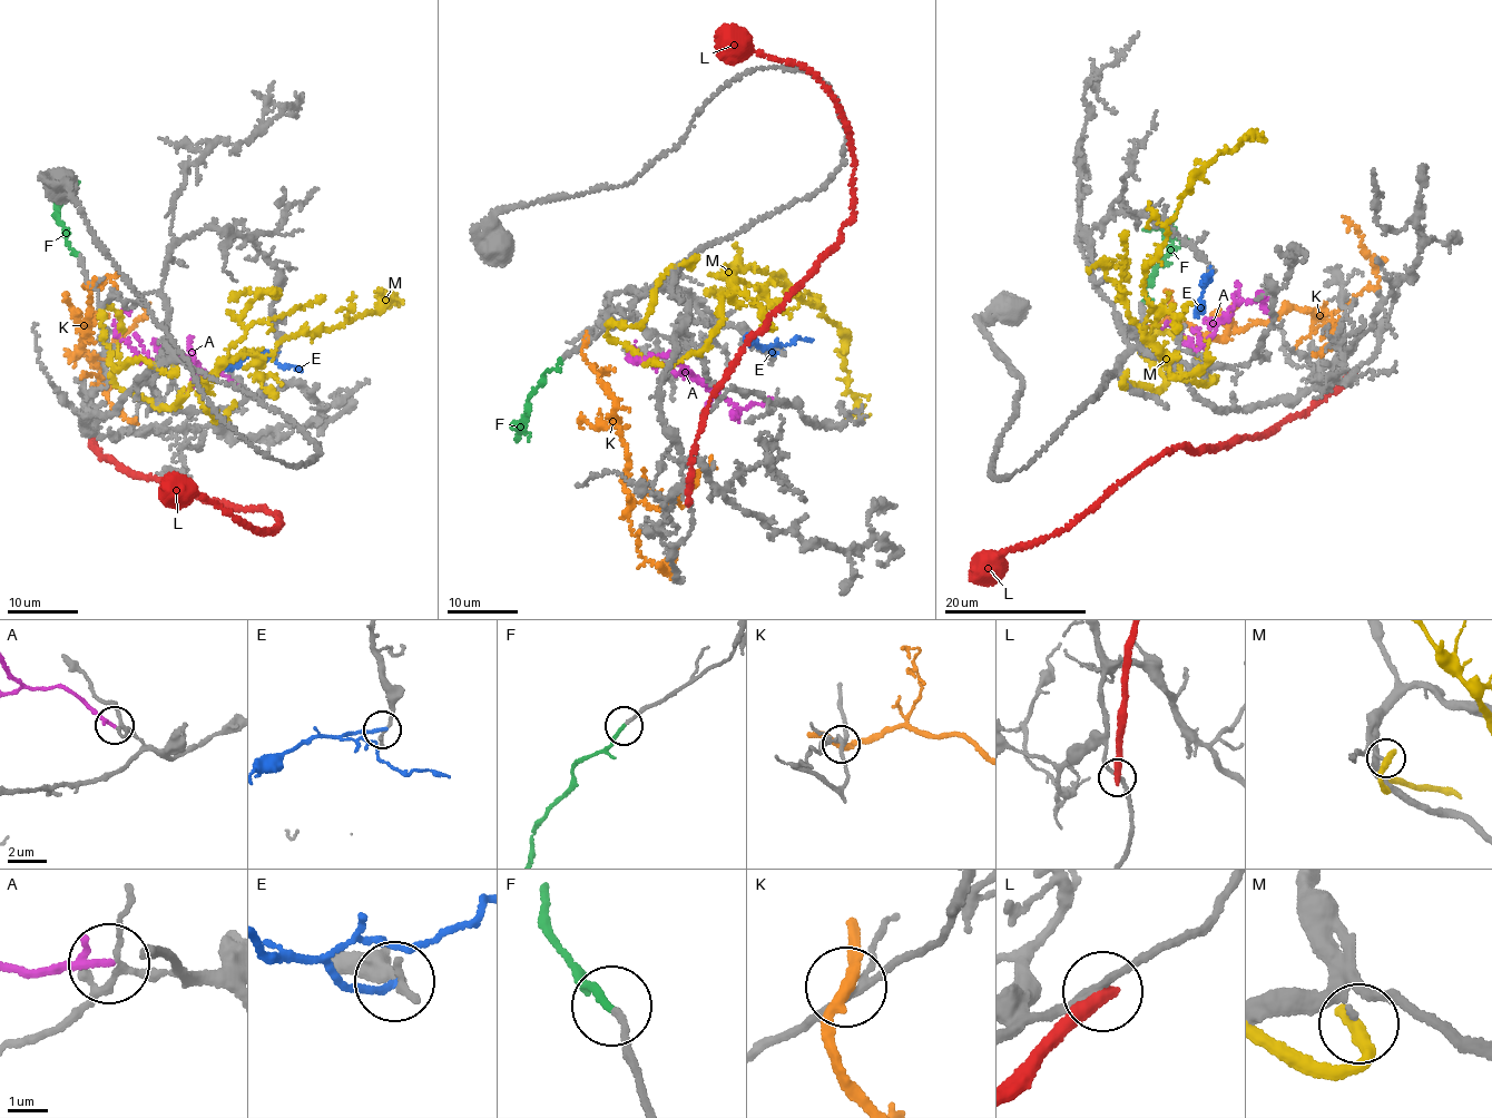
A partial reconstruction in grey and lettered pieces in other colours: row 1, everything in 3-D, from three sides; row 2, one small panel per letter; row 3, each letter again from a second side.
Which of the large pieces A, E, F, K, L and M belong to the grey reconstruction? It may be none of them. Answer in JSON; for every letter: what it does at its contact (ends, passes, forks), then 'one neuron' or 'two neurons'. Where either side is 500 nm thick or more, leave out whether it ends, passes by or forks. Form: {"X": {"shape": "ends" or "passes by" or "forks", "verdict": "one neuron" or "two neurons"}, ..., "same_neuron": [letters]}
{"A": {"shape": "ends", "verdict": "two neurons"}, "E": {"shape": "ends", "verdict": "two neurons"}, "F": {"shape": "ends", "verdict": "one neuron"}, "K": {"shape": "passes by", "verdict": "two neurons"}, "L": {"shape": "ends", "verdict": "two neurons"}, "M": {"shape": "ends", "verdict": "two neurons"}, "same_neuron": ["F"]}

